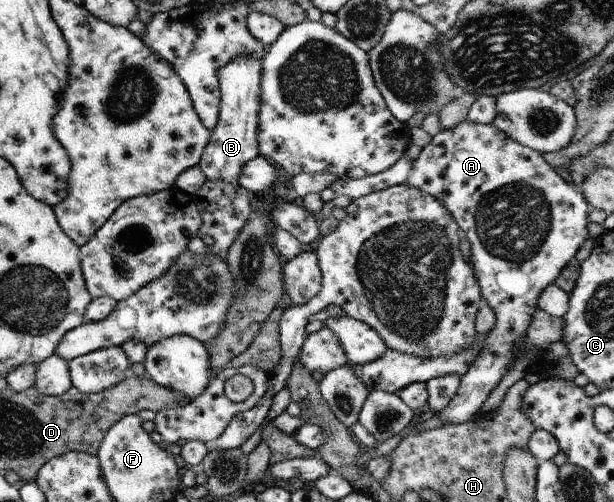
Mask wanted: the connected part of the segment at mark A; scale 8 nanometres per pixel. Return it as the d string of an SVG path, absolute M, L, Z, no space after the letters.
M463 120L455 128L443 129L432 136L432 140L414 160L406 183L407 186L438 198L457 222L461 232L465 232L473 258L468 259L469 266L474 269L473 274L477 278L482 298L495 312L495 326L484 336L481 354L461 377L457 396L438 414L445 425L460 424L479 415L481 406L509 372L515 361L513 346L515 342L526 339L530 322L539 310L539 295L555 282L567 262L577 254L589 237L590 222L587 218L591 207L579 187L566 182L540 152L509 138L492 123L475 124Z

